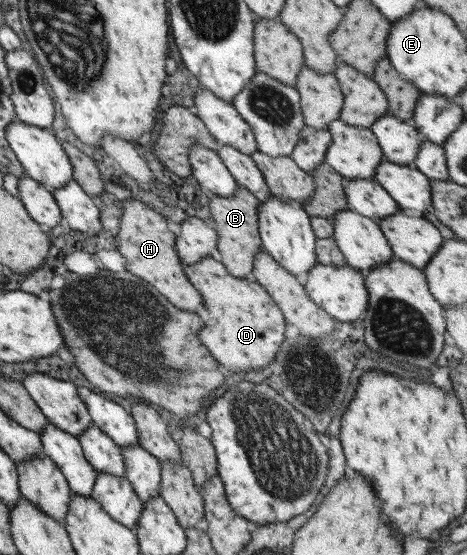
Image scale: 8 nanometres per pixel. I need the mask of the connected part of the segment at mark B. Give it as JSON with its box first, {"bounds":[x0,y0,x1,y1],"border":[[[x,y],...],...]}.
{"bounds":[208,187,262,278],"border":[[[237,187],[233,197],[222,198],[214,195],[208,196],[208,209],[212,215],[209,223],[214,228],[218,239],[216,248],[222,259],[220,263],[232,276],[244,278],[251,273],[255,256],[262,251],[260,236],[258,236],[257,208],[261,205],[254,195],[246,189]]]}

